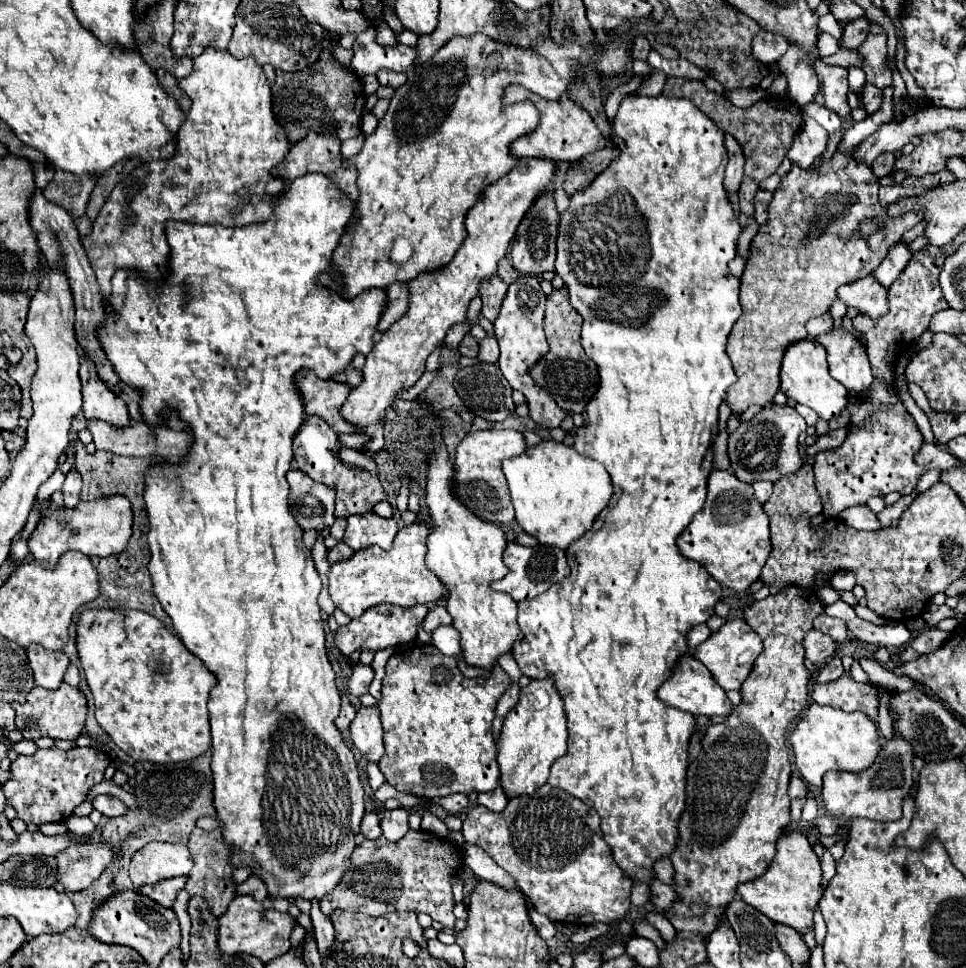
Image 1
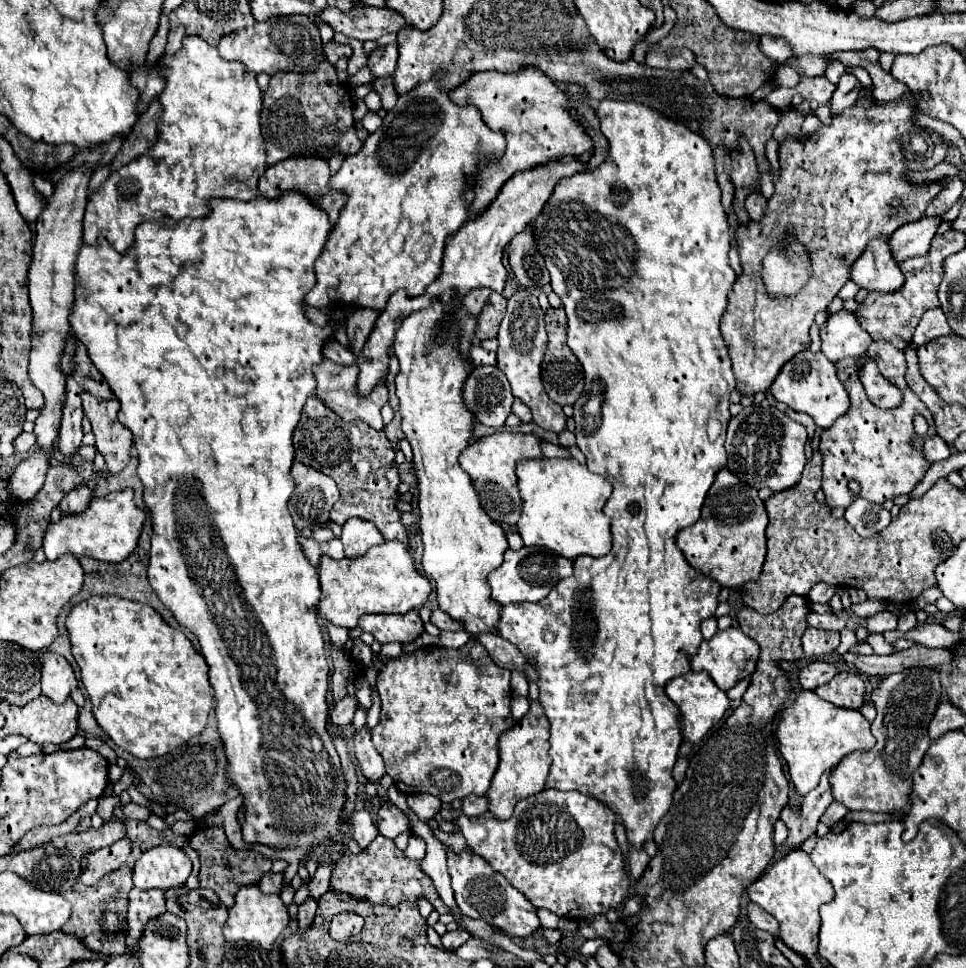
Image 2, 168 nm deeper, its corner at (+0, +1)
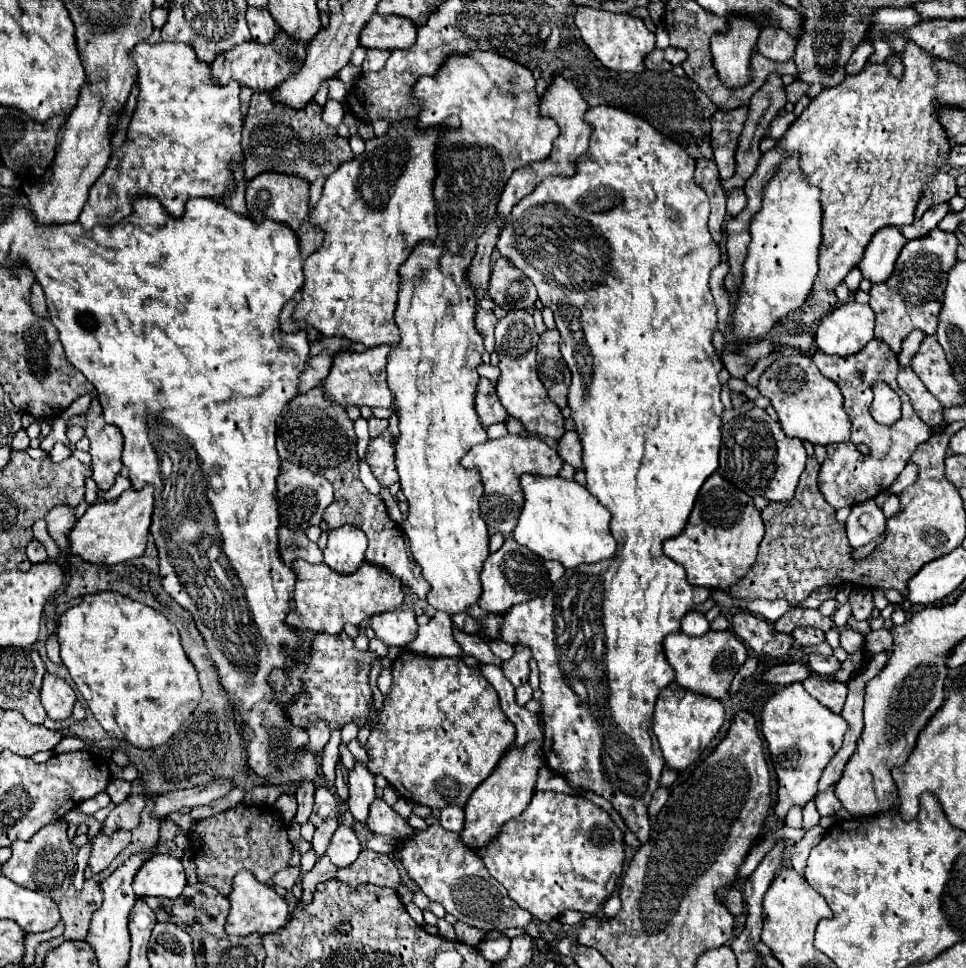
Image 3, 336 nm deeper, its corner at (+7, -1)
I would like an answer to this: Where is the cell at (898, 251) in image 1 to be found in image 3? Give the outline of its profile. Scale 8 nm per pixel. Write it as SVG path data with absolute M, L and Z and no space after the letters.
M948 203L930 207L920 219L916 219L916 223L912 223L912 225L908 225L908 227L900 227L900 231L902 231L902 235L904 235L908 241L910 241L910 239L924 237L924 235L928 235L948 213L950 213L950 205L948 205Z

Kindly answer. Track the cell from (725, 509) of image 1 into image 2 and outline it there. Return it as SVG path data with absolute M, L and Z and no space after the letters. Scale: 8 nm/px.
M723 467L717 473L715 483L711 485L711 489L707 493L707 499L705 499L703 509L701 509L701 519L695 525L681 529L677 533L677 545L683 551L683 555L685 555L685 559L689 561L691 567L713 577L723 587L741 587L747 581L757 579L759 573L761 573L765 553L767 553L767 539L765 539L767 521L769 521L767 511L765 511L763 501L757 497L757 489L741 483L735 475L731 475L731 471L727 467Z

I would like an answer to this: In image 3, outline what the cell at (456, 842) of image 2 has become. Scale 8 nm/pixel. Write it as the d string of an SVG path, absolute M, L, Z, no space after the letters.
M374 801L370 805L370 817L368 817L368 829L378 835L388 835L394 839L402 839L404 835L412 835L414 829L392 811L386 801Z

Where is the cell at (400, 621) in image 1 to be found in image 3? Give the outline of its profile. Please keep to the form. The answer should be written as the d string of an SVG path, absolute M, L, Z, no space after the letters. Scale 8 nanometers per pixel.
M396 609L374 615L370 621L378 639L390 647L406 647L416 639L418 623L412 609Z

